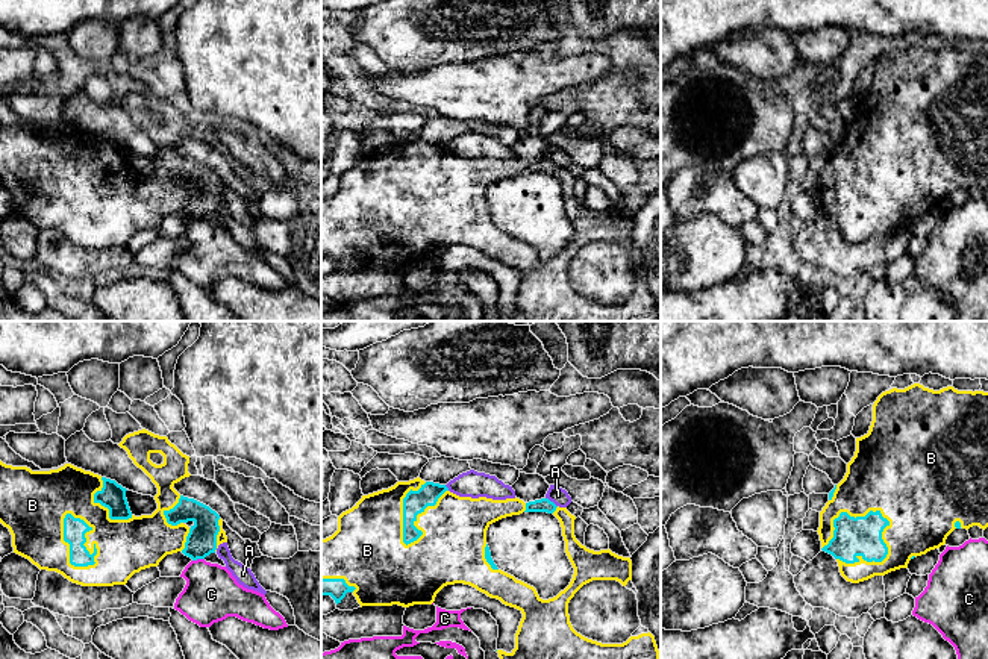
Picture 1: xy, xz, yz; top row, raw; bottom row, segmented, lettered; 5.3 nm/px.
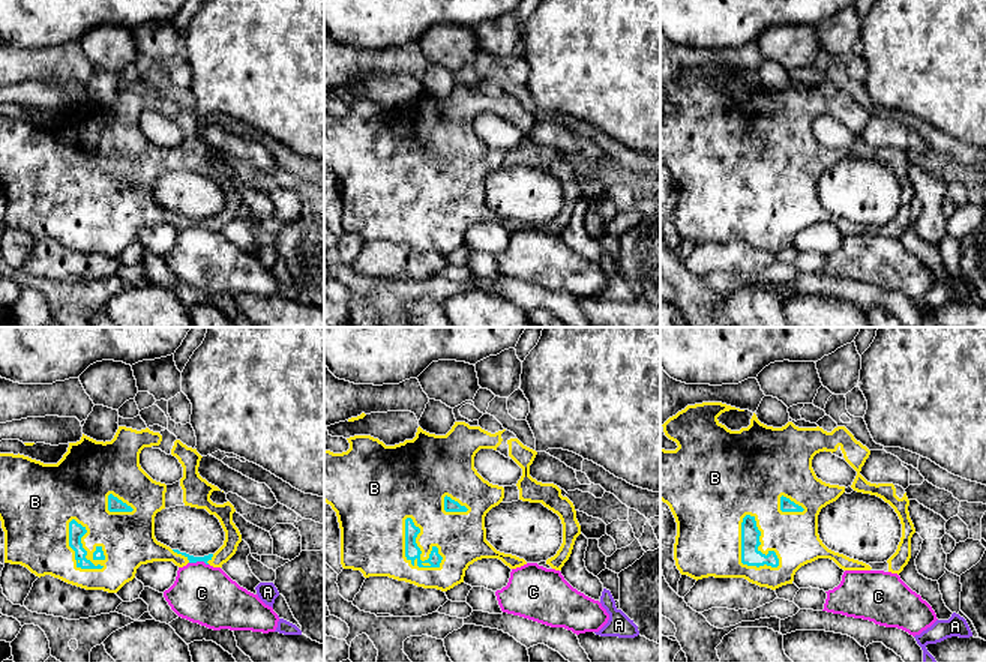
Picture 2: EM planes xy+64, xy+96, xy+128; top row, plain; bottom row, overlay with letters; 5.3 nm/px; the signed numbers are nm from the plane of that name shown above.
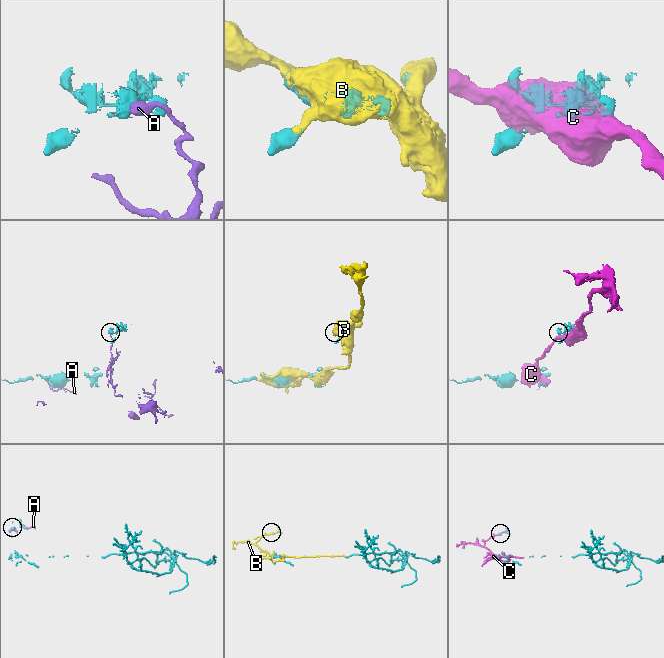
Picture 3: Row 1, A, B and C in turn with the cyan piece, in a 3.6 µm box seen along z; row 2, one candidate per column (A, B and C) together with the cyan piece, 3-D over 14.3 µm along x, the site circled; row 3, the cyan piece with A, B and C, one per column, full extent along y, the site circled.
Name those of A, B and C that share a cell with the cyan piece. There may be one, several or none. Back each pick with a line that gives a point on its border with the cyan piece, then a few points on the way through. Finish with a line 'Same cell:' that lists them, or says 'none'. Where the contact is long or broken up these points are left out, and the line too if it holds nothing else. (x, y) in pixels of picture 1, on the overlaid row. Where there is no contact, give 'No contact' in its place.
B: Touches cyan at yz (847, 514)
Same cell: B

